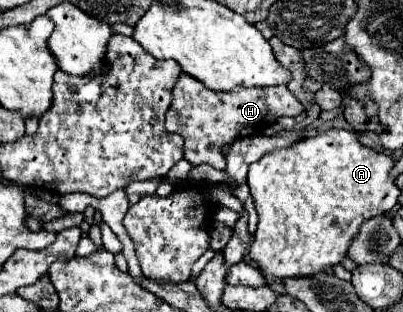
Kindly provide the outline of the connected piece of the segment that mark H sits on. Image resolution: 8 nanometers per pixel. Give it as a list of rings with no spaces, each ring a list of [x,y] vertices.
[[[181,73],[175,89],[173,101],[167,111],[165,129],[171,133],[179,133],[185,139],[185,159],[193,165],[207,163],[215,169],[225,169],[225,161],[221,155],[221,147],[241,139],[263,133],[269,125],[273,125],[281,117],[299,117],[303,113],[303,105],[299,99],[287,89],[287,85],[265,87],[265,89],[233,89],[231,93],[213,93],[213,89],[205,89],[197,79]]]

